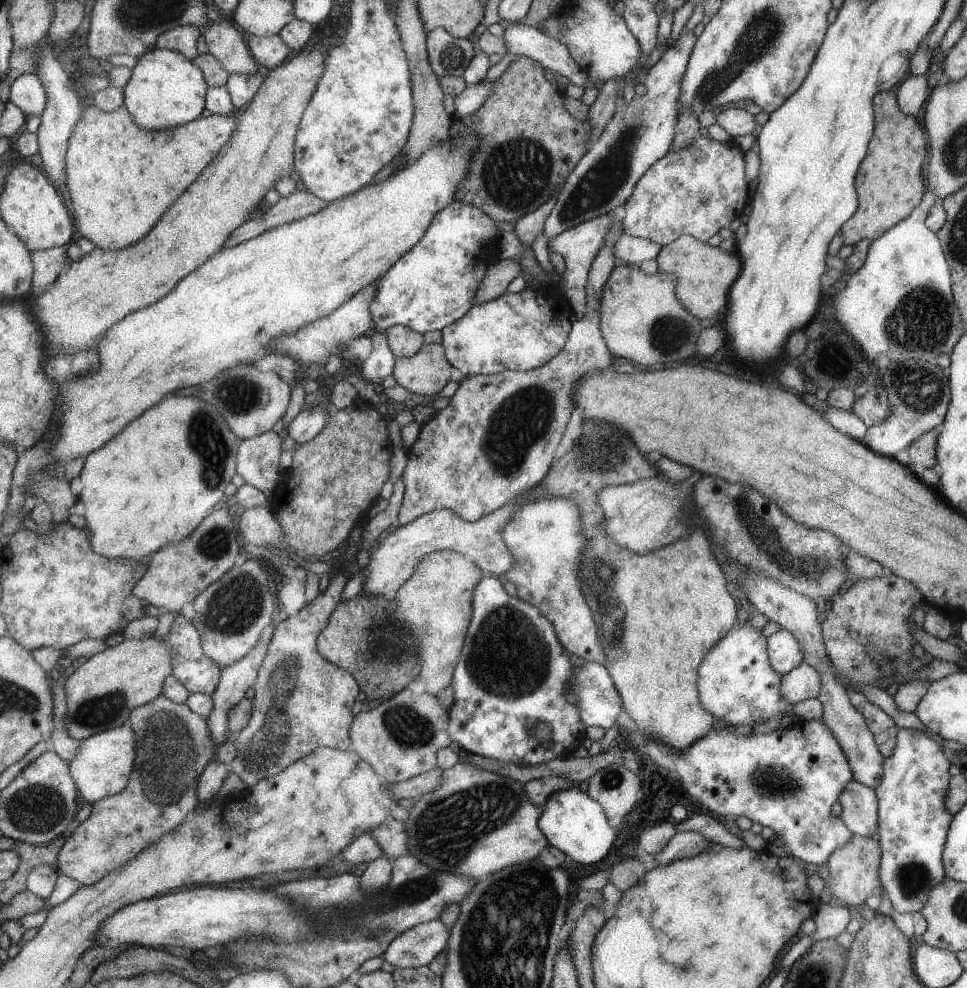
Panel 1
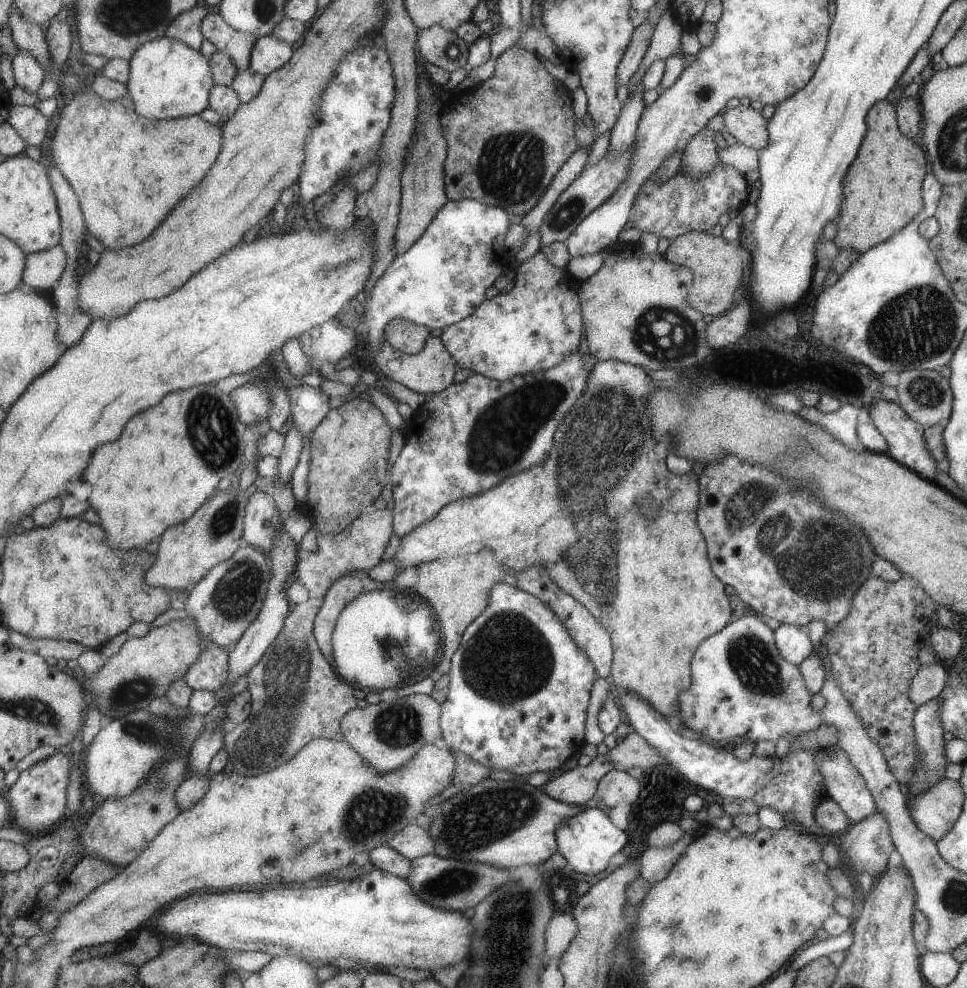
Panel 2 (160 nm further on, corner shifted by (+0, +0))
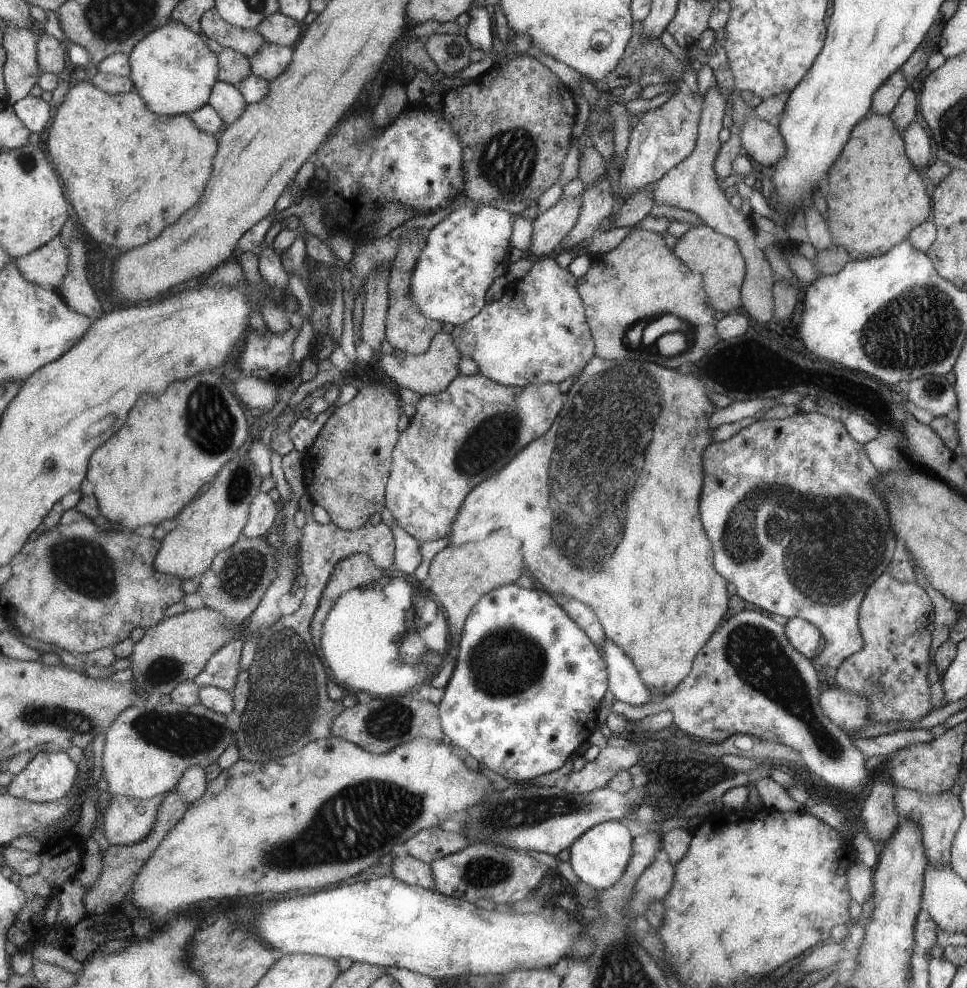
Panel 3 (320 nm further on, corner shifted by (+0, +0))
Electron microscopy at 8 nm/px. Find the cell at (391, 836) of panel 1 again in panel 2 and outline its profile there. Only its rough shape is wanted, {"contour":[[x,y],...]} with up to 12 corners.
{"contour":[[415,822],[386,844],[408,859],[431,855],[433,838]]}

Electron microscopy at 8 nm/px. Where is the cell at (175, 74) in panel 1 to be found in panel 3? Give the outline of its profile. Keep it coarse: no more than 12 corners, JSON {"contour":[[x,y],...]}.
{"contour":[[171,19],[128,56],[153,114],[207,104],[219,77],[201,34]]}

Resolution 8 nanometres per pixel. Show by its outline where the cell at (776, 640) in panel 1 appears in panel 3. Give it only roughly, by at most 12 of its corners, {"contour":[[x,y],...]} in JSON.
{"contour":[[801,618],[785,623],[788,638],[805,658],[817,655],[821,635]]}

